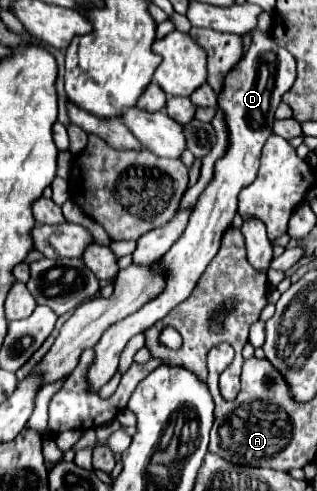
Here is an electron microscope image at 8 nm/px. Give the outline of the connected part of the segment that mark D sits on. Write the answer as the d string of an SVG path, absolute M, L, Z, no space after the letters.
M253 30L251 34L251 46L245 52L245 56L229 70L229 76L225 76L225 86L219 94L219 108L225 114L225 126L229 130L229 146L225 154L215 162L213 178L199 196L195 210L189 218L189 226L183 232L183 236L171 246L171 250L159 258L159 266L169 272L169 284L163 294L159 294L155 300L147 302L137 312L129 314L125 320L111 326L101 340L95 344L95 360L87 370L87 384L89 392L99 392L103 384L107 384L113 374L117 372L119 356L125 348L125 344L139 332L145 332L149 326L165 318L169 310L173 310L177 304L181 304L189 294L193 292L197 280L209 266L209 262L215 258L217 248L221 248L221 238L225 230L231 226L235 212L237 212L237 196L241 188L249 186L259 170L259 158L261 148L269 134L273 132L275 122L275 110L281 102L281 96L293 86L297 78L295 70L295 58L281 46L277 46L271 38L271 32Z

